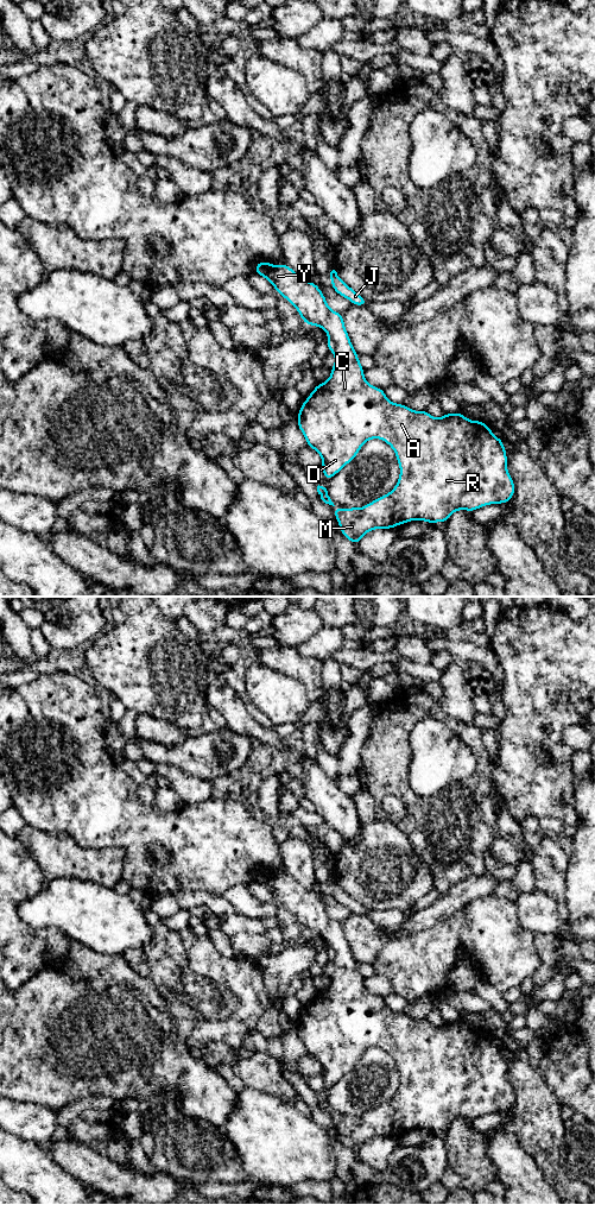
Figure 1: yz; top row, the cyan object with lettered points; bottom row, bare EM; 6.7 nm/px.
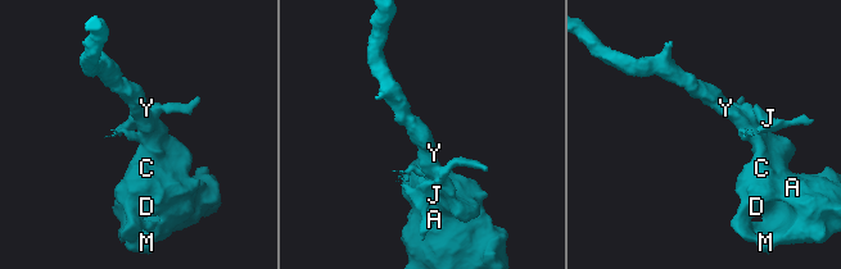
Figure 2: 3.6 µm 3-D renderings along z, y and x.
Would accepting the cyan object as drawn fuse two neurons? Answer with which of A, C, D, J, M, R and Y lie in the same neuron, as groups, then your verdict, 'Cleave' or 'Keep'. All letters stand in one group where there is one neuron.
Groups: A C D M R Y / J. Cleave

